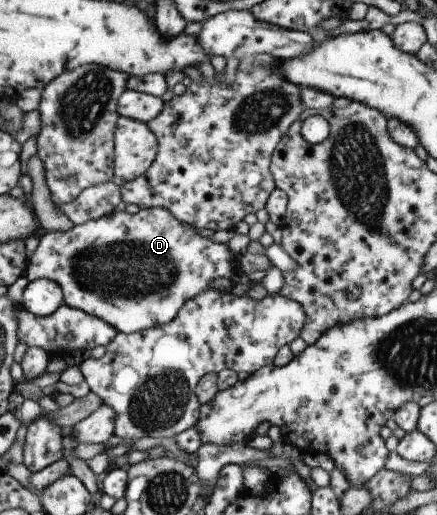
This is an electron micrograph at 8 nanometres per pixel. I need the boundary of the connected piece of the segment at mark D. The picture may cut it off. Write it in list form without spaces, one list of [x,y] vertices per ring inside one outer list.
[[[153,207],[139,209],[136,214],[128,214],[126,212],[112,212],[111,214],[99,217],[98,219],[78,224],[63,232],[41,232],[39,243],[34,249],[30,258],[27,259],[24,275],[28,282],[44,278],[60,286],[62,301],[65,306],[79,309],[91,316],[96,316],[98,319],[111,325],[117,332],[131,334],[134,332],[144,331],[153,325],[162,325],[171,322],[175,318],[176,312],[182,307],[182,304],[196,294],[204,290],[214,290],[208,287],[208,283],[216,277],[228,278],[230,275],[238,271],[236,257],[227,249],[225,244],[217,244],[212,242],[210,238],[200,237],[185,229],[167,209]]]

